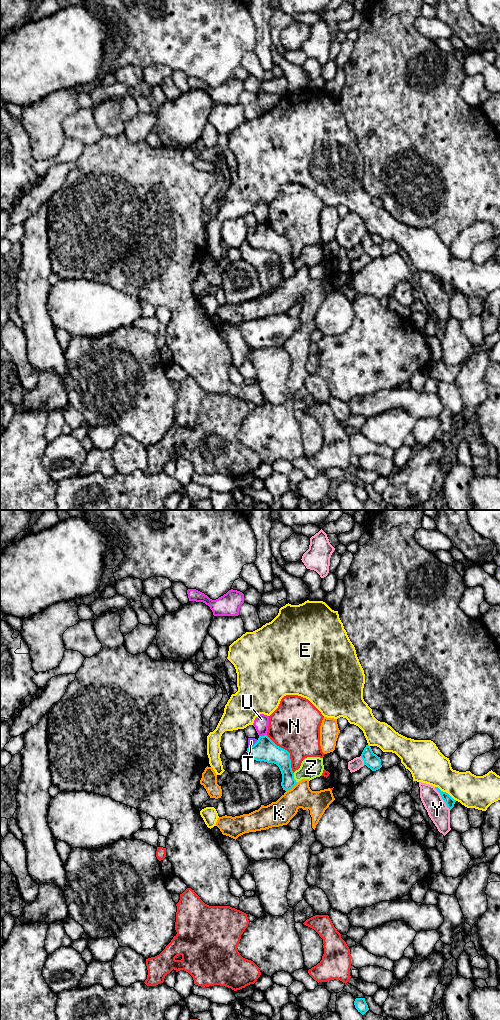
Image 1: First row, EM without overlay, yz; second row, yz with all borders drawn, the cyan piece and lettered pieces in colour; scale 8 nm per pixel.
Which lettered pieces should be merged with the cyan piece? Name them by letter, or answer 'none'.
none

